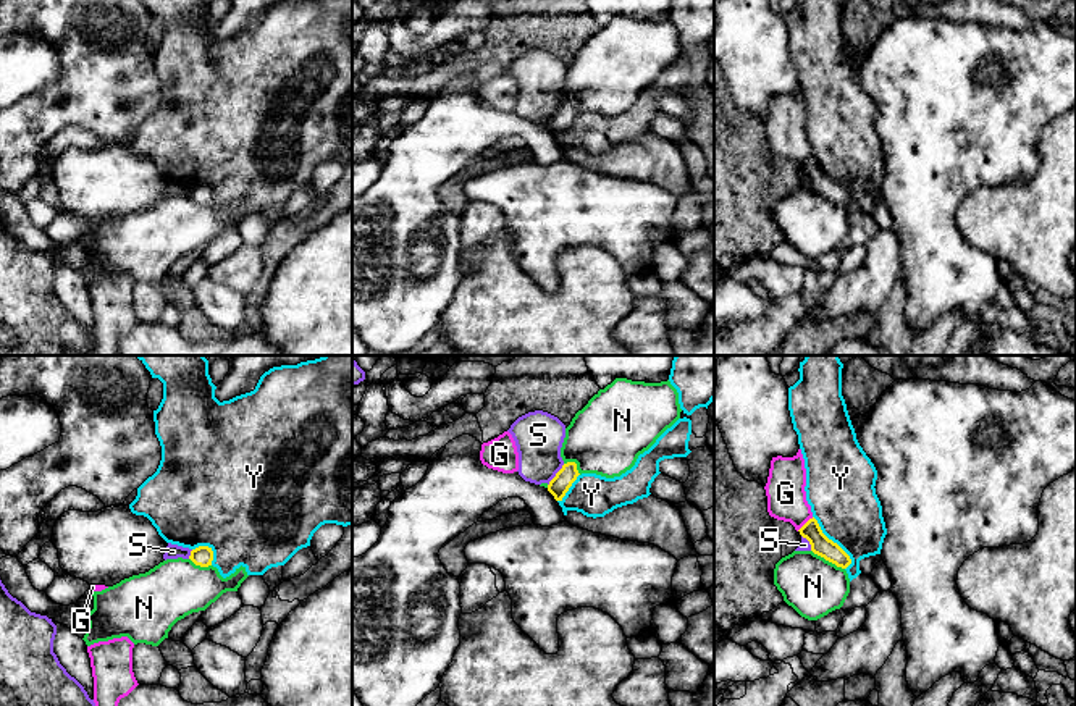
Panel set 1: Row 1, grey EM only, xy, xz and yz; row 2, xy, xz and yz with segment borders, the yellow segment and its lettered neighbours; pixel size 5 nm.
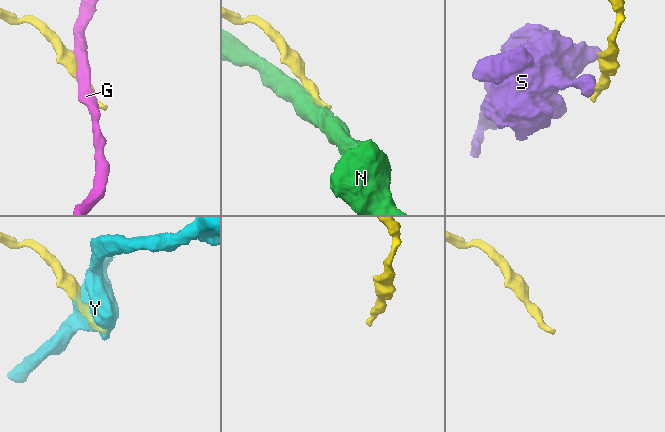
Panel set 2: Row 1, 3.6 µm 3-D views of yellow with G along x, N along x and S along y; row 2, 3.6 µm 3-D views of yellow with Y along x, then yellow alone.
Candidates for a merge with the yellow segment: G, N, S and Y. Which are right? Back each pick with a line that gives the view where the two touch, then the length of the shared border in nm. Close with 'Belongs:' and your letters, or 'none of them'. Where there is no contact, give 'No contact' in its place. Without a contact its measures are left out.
Belongs: none of them

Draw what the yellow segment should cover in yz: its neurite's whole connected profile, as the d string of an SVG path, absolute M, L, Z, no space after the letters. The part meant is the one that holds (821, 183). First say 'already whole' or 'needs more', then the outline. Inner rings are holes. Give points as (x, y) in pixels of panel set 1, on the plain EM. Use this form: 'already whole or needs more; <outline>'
already whole; M814 155L809 157L798 170L803 176L809 179L811 189L814 192L842 207L847 207L851 202L850 194L837 181L834 181L822 171Z

